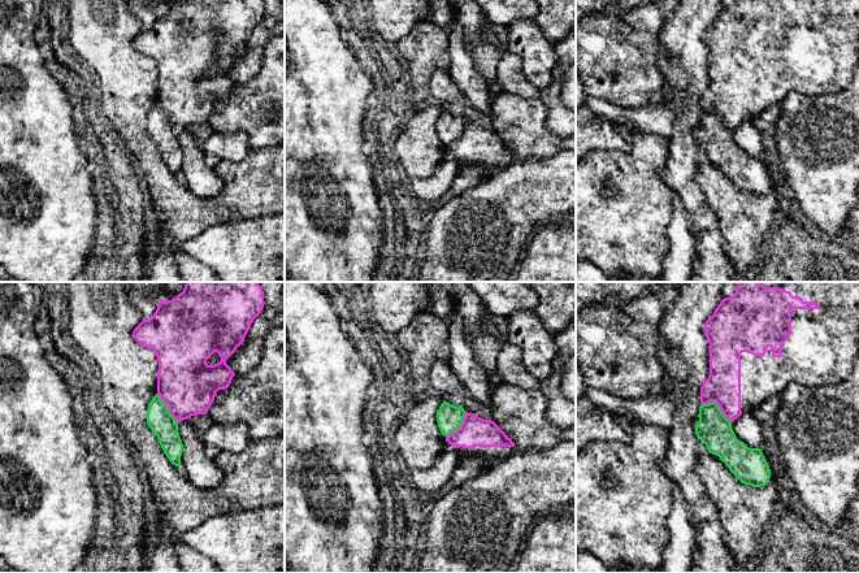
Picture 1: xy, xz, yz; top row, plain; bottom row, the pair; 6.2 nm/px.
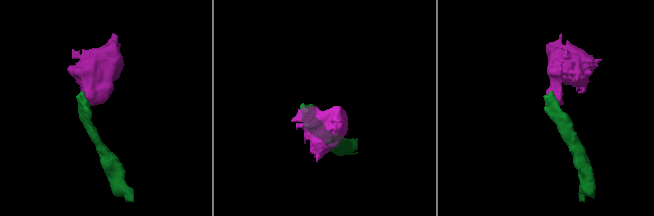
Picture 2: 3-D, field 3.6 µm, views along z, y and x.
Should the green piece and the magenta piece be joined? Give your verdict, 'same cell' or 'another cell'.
another cell

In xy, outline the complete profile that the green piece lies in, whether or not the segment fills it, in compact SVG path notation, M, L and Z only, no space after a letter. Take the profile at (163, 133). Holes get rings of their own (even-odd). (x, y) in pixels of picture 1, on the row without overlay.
M156 103L147 118L147 133L157 146L169 170L181 177L183 153L178 142L178 130L170 123L168 114Z

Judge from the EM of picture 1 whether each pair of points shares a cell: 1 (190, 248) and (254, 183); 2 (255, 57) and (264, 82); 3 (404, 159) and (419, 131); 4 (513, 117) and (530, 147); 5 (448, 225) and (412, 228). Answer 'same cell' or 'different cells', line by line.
1: different cells
2: different cells
3: same cell
4: same cell
5: different cells

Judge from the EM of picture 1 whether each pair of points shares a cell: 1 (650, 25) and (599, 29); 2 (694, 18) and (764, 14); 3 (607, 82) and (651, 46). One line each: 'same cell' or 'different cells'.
1: same cell
2: different cells
3: same cell

